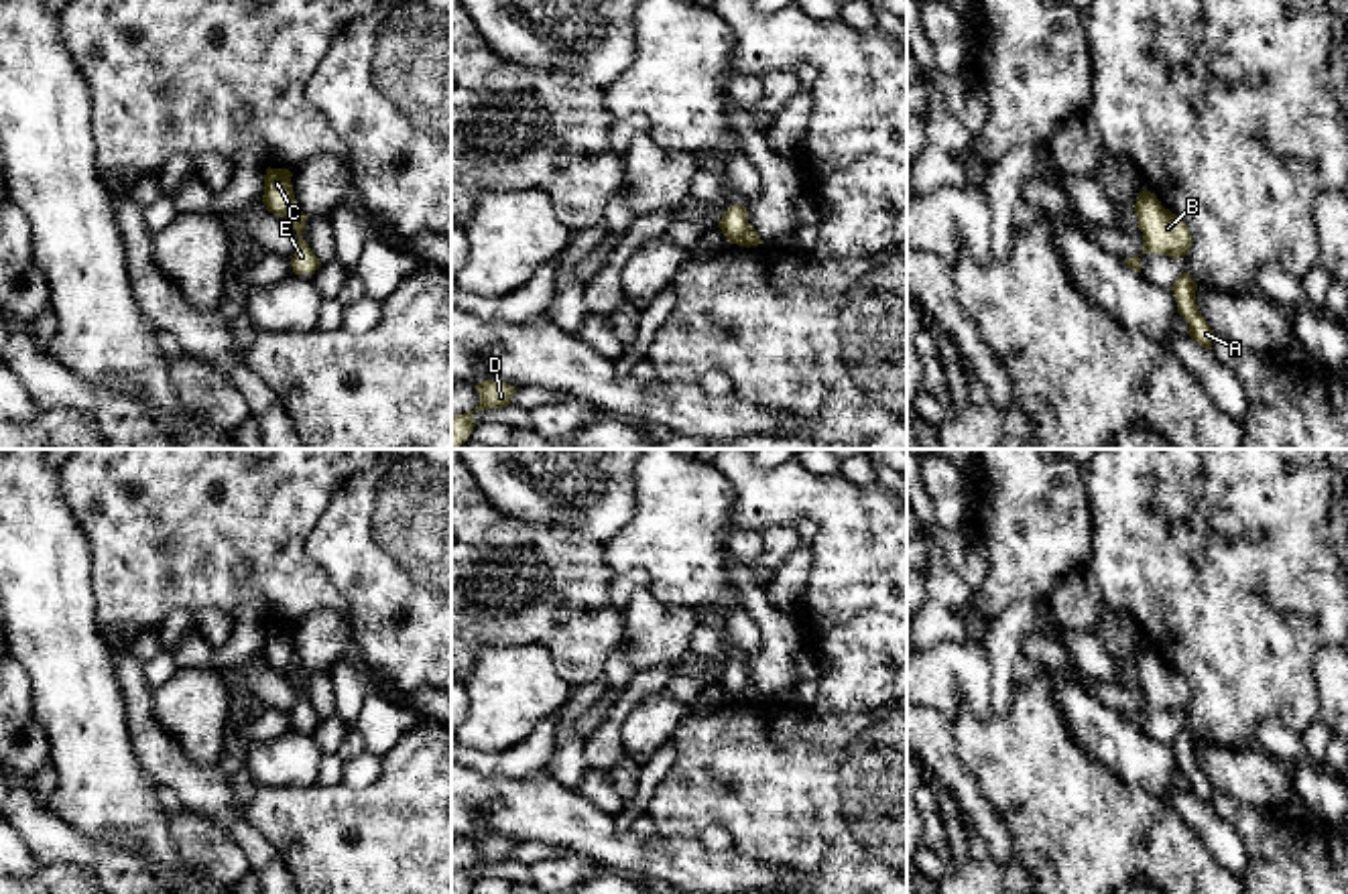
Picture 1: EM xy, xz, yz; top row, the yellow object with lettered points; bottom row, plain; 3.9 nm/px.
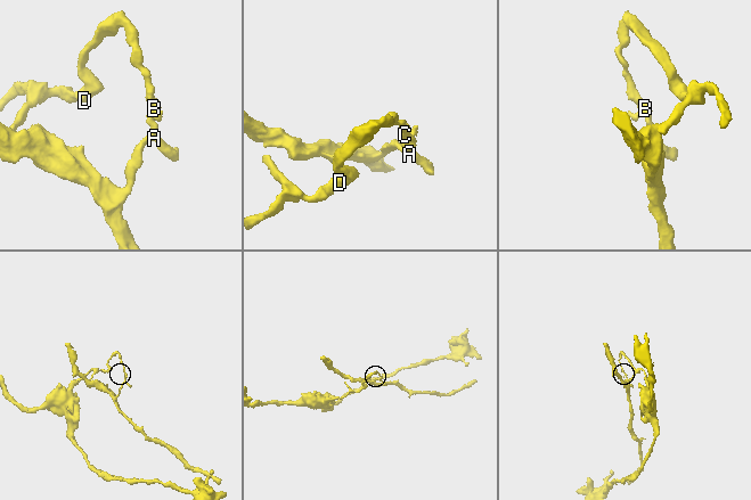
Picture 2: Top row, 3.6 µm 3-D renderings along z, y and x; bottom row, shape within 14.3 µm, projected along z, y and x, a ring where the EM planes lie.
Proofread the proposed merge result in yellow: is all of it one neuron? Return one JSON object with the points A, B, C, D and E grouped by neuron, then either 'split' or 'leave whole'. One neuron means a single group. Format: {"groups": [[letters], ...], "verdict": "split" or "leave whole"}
{"groups": [["A", "B", "E"], ["C", "D"]], "verdict": "split"}

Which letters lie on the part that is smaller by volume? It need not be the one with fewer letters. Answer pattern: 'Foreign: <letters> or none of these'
Foreign: A, B, E

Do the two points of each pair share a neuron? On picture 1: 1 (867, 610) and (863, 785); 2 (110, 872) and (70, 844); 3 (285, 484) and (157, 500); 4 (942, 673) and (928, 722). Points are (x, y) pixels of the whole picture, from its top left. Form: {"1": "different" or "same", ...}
{"1": "different", "2": "same", "3": "same", "4": "different"}

